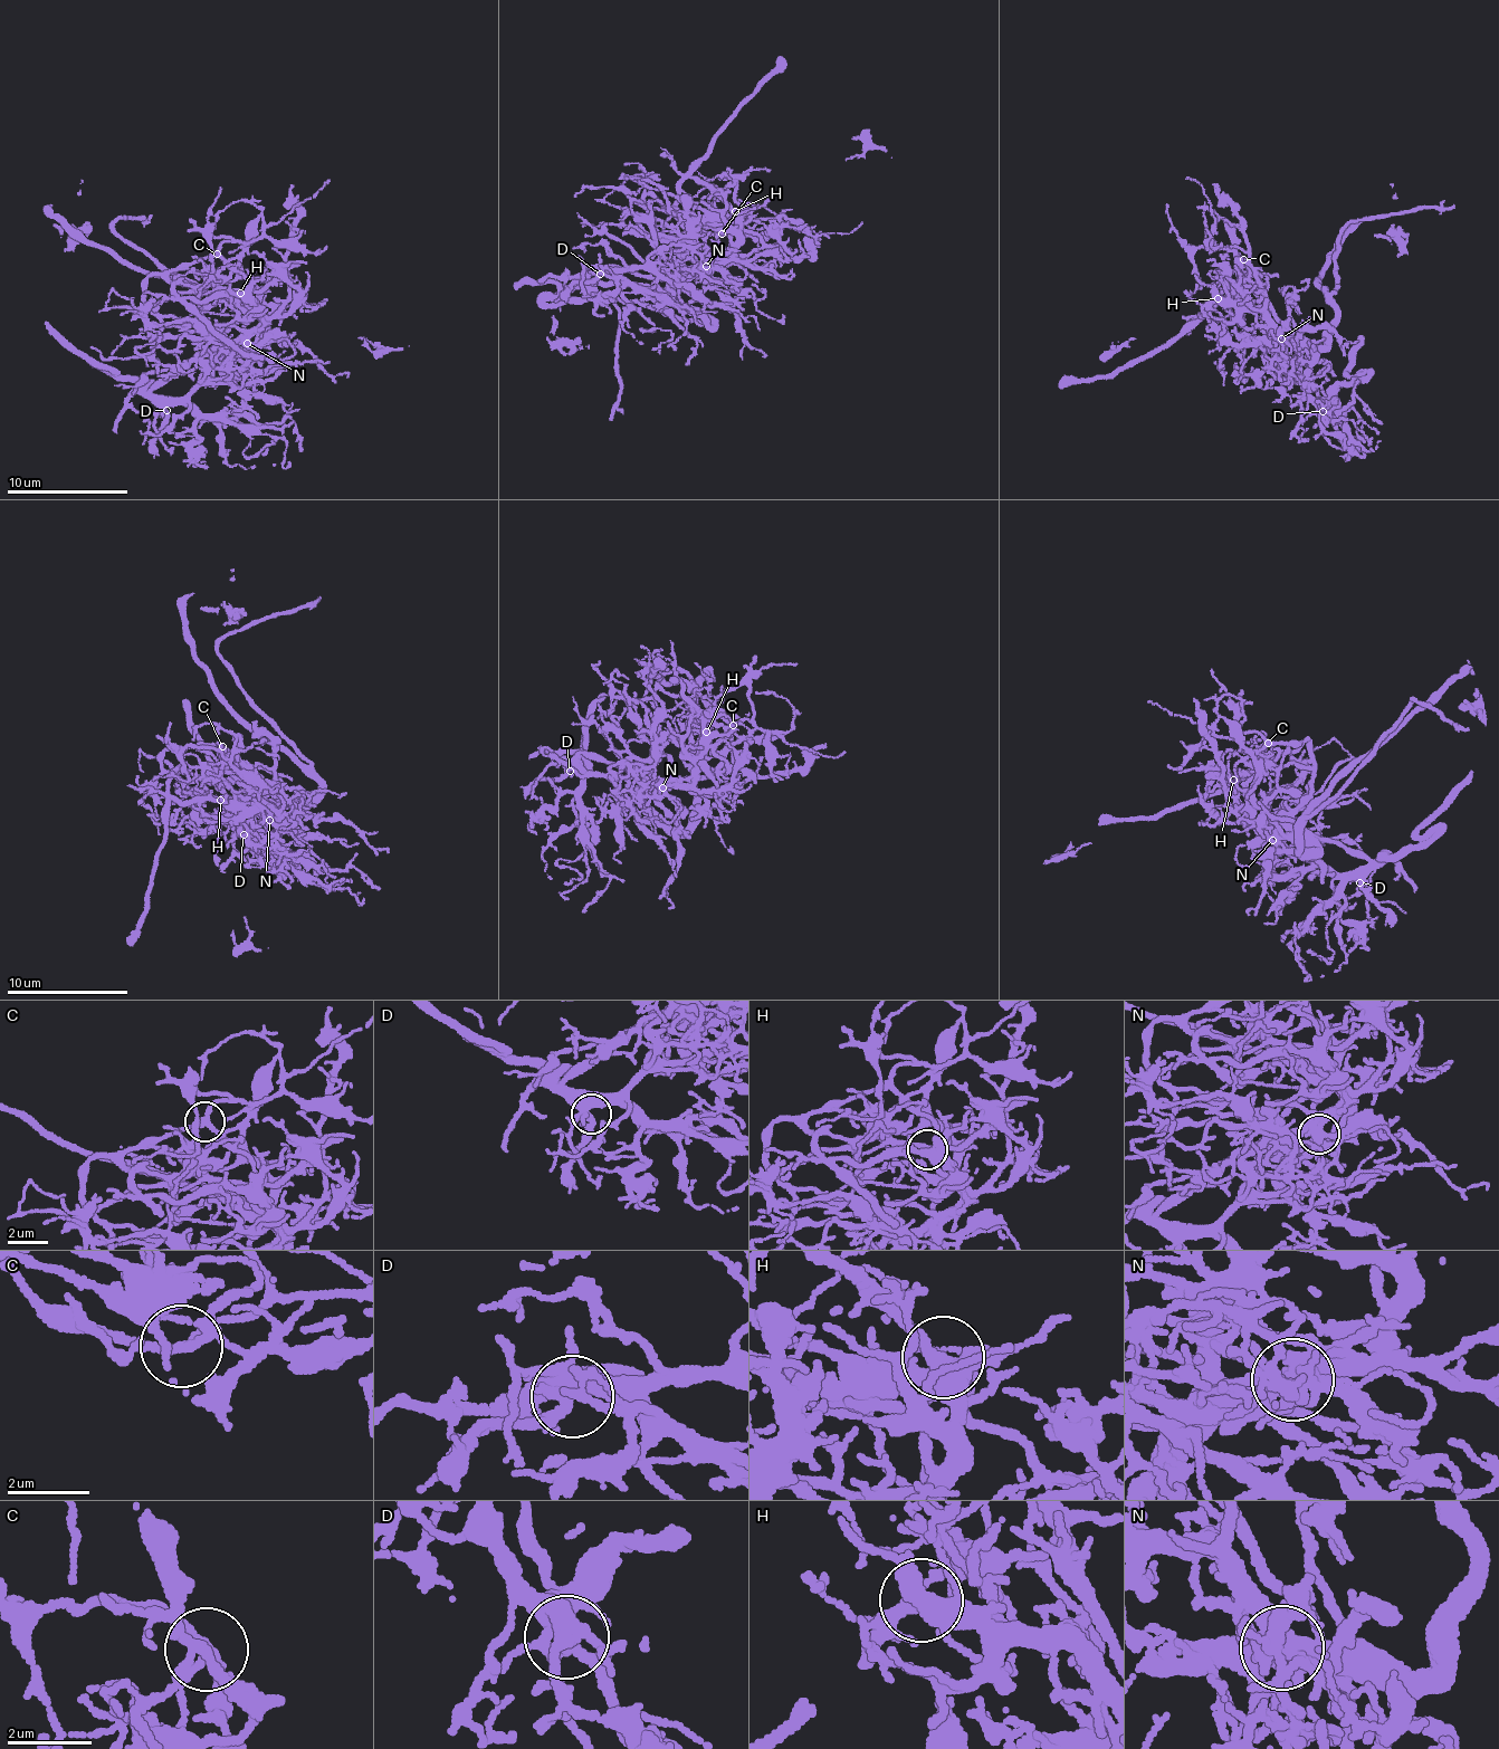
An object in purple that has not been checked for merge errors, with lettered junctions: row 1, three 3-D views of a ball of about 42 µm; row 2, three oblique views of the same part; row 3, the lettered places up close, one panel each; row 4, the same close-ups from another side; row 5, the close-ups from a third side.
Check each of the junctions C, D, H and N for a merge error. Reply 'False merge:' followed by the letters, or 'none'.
False merge: C, N

